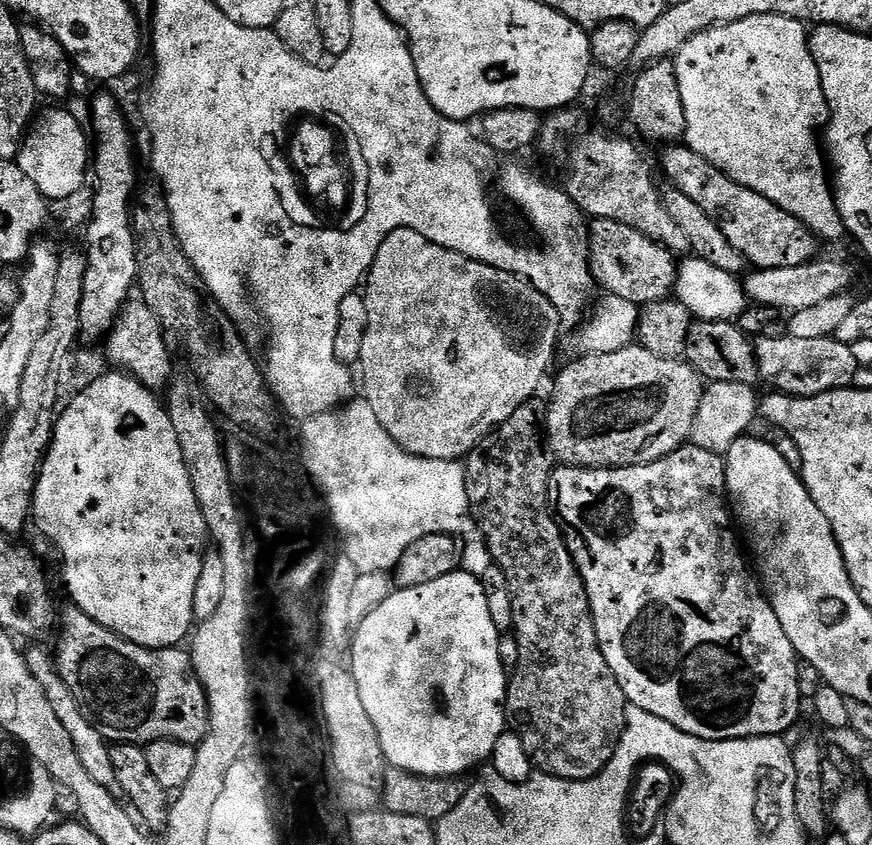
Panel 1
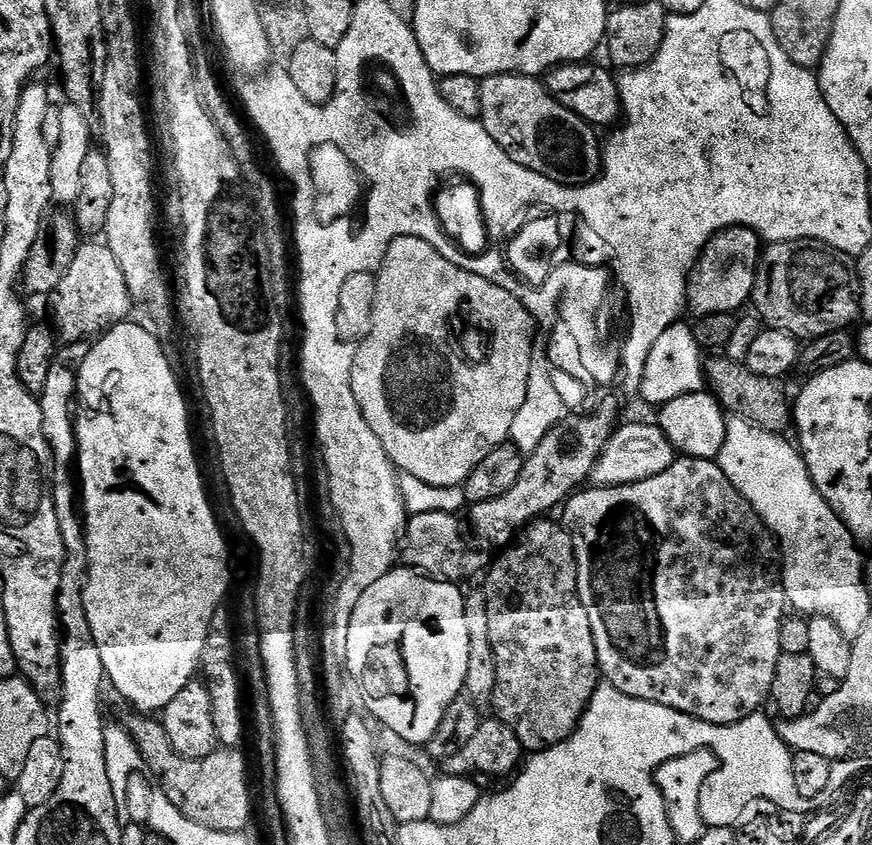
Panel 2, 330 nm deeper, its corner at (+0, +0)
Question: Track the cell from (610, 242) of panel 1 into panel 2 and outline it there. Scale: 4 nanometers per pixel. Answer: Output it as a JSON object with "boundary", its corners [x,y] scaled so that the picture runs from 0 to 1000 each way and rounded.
{"boundary":[[[830,270],[817,280],[789,324],[788,368],[795,369],[798,376],[834,369],[847,370],[847,364],[862,354],[867,317],[872,314],[873,302],[874,285],[859,270]]]}

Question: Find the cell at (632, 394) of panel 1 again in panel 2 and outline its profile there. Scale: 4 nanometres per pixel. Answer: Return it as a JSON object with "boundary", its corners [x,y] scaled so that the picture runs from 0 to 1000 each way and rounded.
{"boundary":[[[681,488],[666,492],[648,491],[646,497],[634,504],[631,514],[622,518],[617,530],[604,536],[599,561],[594,561],[594,570],[589,570],[589,575],[585,575],[580,585],[571,589],[545,593],[534,606],[540,633],[542,630],[553,643],[565,644],[569,651],[577,651],[611,615],[627,612],[632,601],[641,602],[678,564],[683,544],[690,537],[697,520],[702,517],[704,501],[702,502],[701,490]]]}

